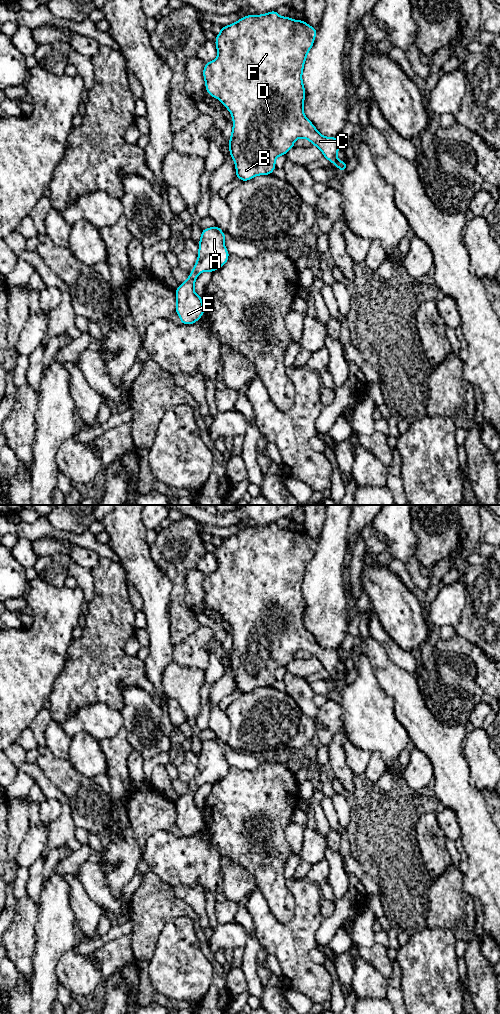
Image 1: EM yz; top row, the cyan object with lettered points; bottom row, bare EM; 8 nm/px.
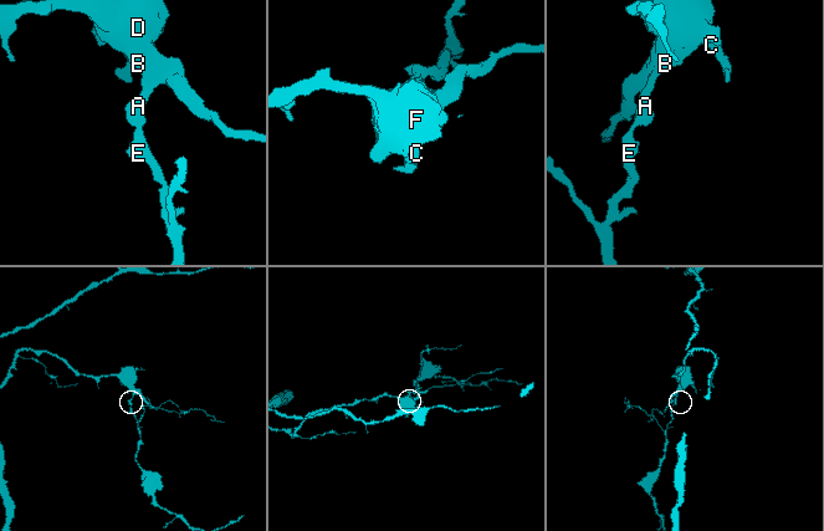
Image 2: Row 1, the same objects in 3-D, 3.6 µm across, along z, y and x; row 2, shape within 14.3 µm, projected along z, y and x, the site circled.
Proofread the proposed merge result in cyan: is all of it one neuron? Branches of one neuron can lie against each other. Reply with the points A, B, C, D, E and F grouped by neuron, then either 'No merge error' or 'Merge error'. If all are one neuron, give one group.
Groups: A B C D E F. No merge error

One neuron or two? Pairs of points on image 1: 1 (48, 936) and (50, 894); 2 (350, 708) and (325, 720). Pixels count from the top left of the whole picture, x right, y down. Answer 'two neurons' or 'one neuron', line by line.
1: one neuron
2: two neurons

